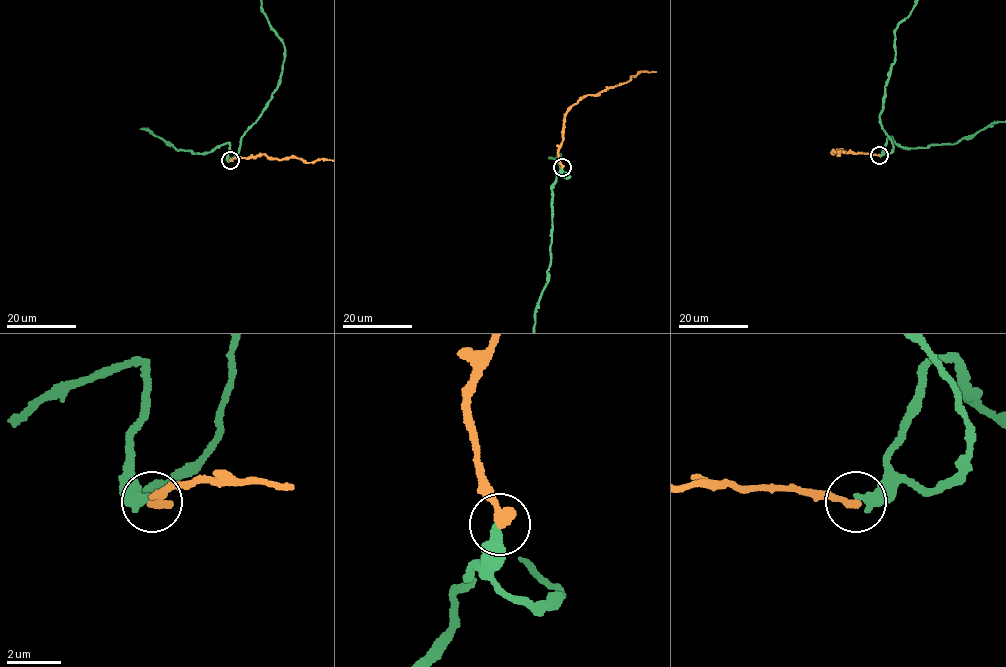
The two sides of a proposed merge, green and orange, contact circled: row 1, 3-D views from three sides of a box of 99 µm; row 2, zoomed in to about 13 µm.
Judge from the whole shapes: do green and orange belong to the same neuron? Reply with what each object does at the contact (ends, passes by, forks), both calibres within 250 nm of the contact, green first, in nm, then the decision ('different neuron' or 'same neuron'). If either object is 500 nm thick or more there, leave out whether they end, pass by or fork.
green ends; orange ends; calibres 320 and 360 nm; different neuron

